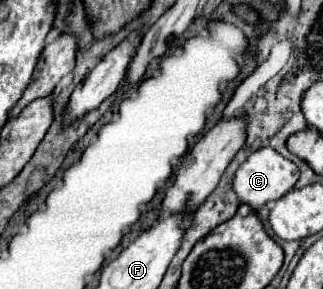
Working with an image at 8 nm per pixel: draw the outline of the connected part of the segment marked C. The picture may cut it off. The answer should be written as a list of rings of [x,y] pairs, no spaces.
[[[265,147],[265,149],[253,151],[247,157],[247,161],[239,165],[239,169],[235,171],[235,177],[233,177],[233,191],[237,193],[241,203],[247,203],[253,209],[259,209],[263,205],[283,197],[295,185],[297,179],[299,179],[297,165],[291,163],[289,159],[285,159],[283,155],[279,155],[277,151],[273,151],[271,147]]]

